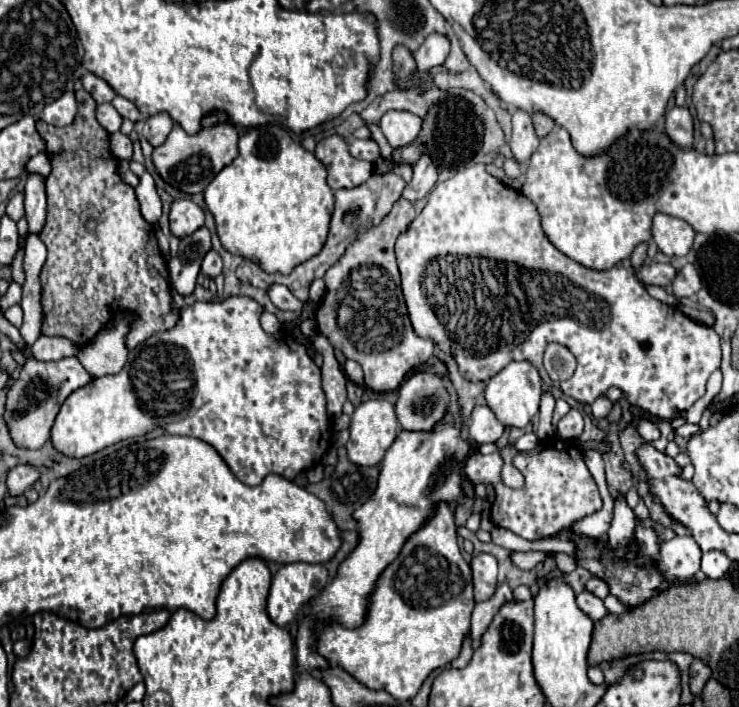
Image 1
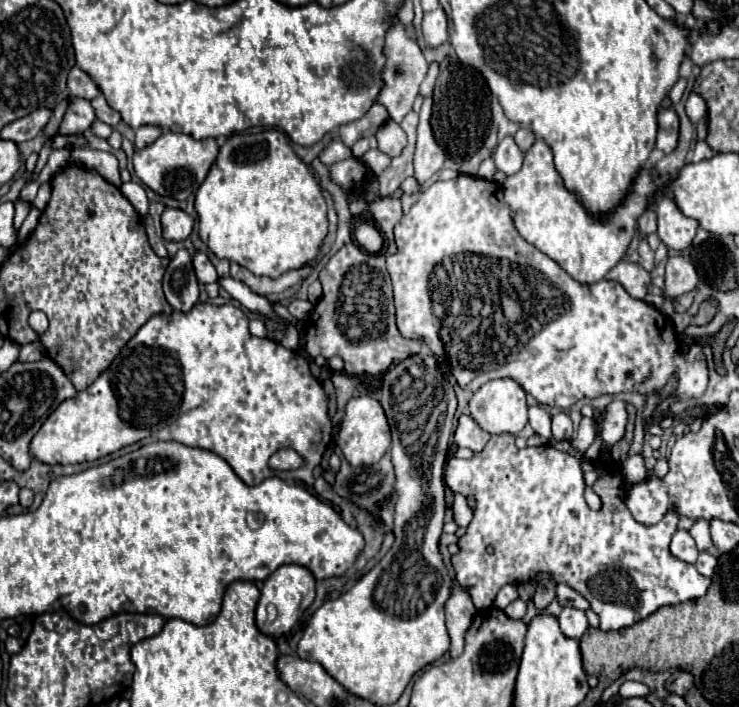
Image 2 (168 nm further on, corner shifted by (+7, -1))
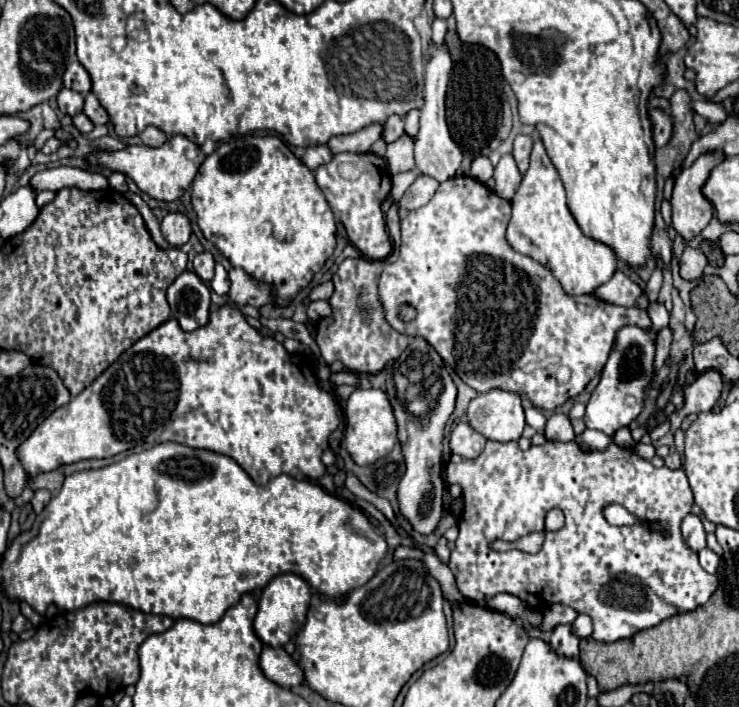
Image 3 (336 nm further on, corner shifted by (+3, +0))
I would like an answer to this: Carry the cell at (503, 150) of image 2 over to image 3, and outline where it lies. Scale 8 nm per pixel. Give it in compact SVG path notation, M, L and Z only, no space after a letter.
M510 154L502 156L500 162L496 164L494 180L496 180L494 194L510 202L514 198L520 182L522 182L522 174L518 172L518 166L516 166L516 162L514 162L514 158Z

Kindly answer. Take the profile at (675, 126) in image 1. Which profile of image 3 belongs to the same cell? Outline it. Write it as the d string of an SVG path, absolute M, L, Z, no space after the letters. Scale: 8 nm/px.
M654 108L648 112L648 116L650 116L650 122L652 122L654 144L658 148L662 148L672 136L672 118L666 116L662 110L654 110Z

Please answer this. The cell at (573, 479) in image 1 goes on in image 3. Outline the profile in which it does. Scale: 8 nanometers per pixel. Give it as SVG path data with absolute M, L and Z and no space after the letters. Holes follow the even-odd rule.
M486 442L486 448L476 460L448 464L446 480L448 484L460 484L464 498L464 510L458 522L460 534L450 556L450 570L456 578L460 594L478 606L500 592L518 596L536 612L544 612L552 604L566 604L578 614L592 618L594 640L616 642L632 638L636 632L652 628L674 614L684 614L706 604L718 586L716 576L708 574L700 566L698 552L690 550L680 534L680 522L694 504L692 490L682 468L654 468L634 450L626 450L614 442L610 442L602 452L584 452L576 442L546 442L544 446L532 446L528 452L522 452L518 442ZM608 504L620 504L630 514L638 514L646 520L666 522L668 536L646 532L644 526L608 524L604 518L604 508ZM552 508L560 508L564 512L566 524L558 532L546 532L540 552L496 552L490 548L494 540L516 542L530 532L544 530L546 512Z

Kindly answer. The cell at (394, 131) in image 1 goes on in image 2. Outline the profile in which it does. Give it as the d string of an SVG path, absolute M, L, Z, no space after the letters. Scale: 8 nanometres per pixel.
M386 121L376 133L376 139L378 139L378 149L388 157L400 155L402 149L406 147L406 133L396 121Z

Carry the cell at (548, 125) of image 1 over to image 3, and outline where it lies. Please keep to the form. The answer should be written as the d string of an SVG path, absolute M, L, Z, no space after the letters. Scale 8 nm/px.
M516 136L514 140L514 150L512 150L512 156L516 160L516 166L518 170L524 174L528 170L528 164L530 164L530 152L532 152L532 136Z

